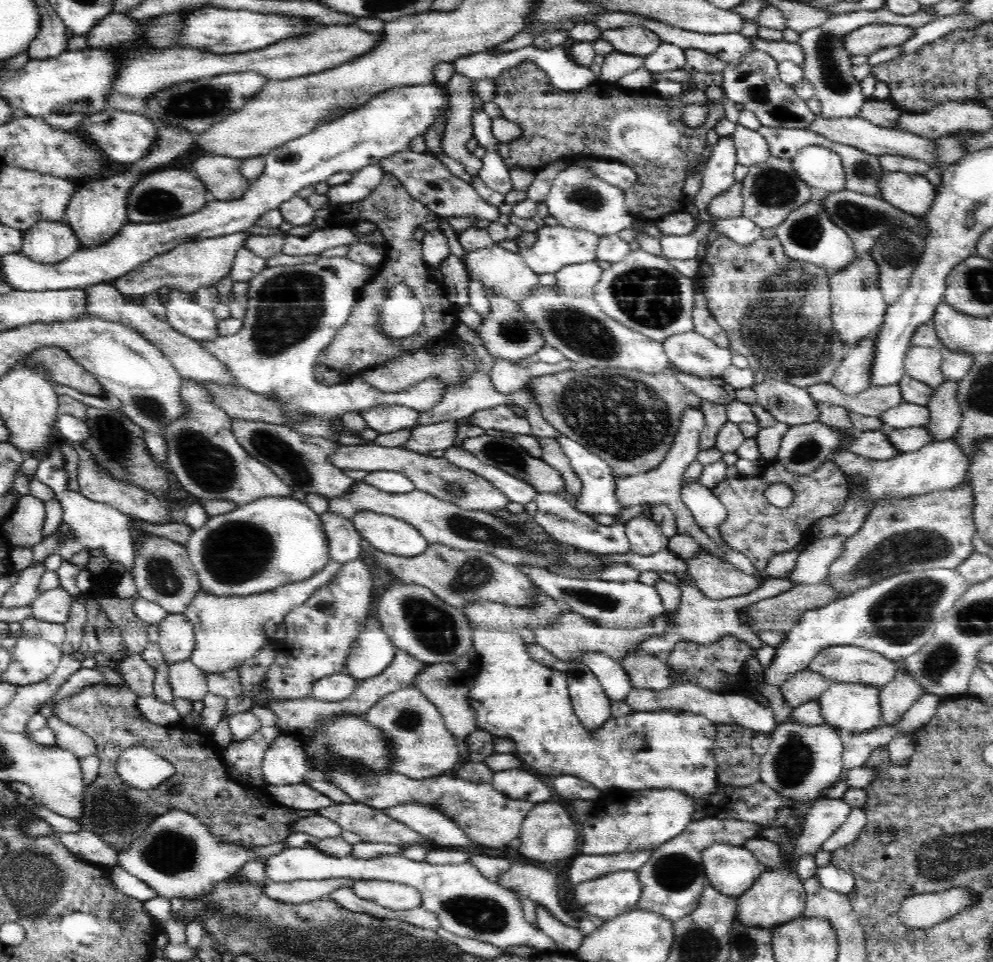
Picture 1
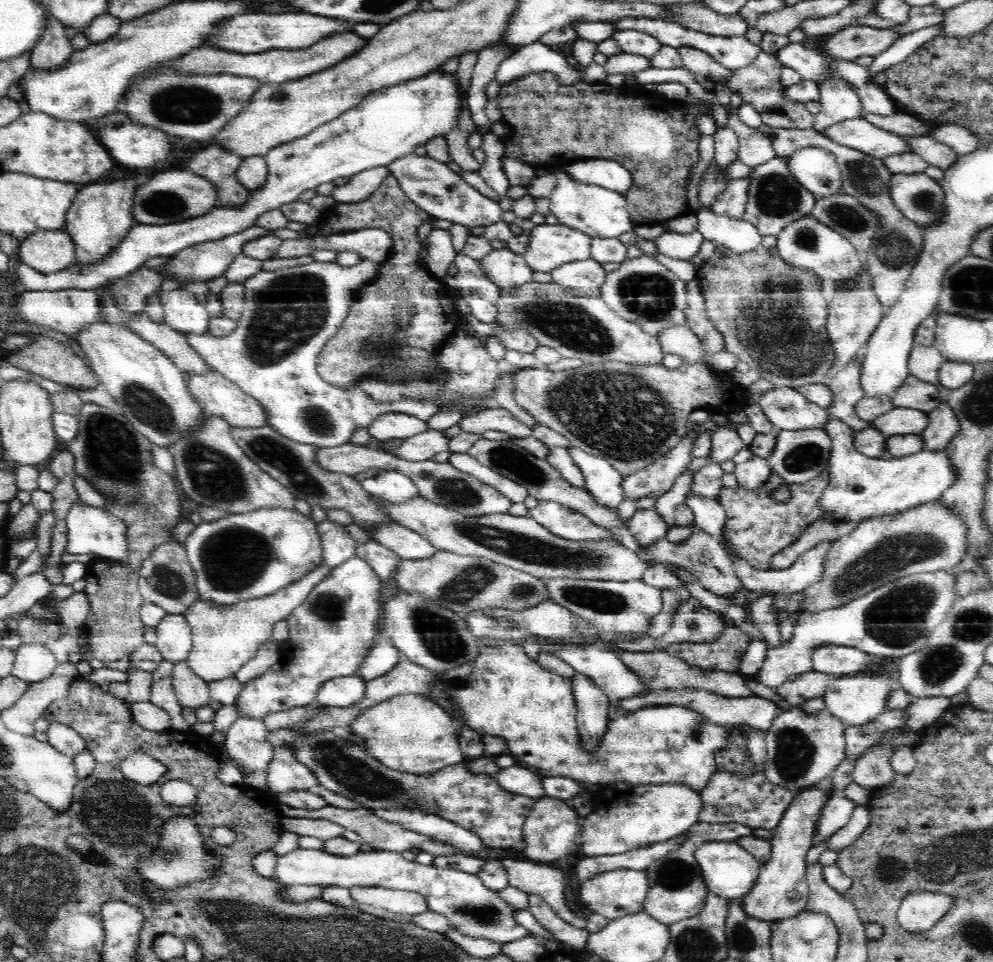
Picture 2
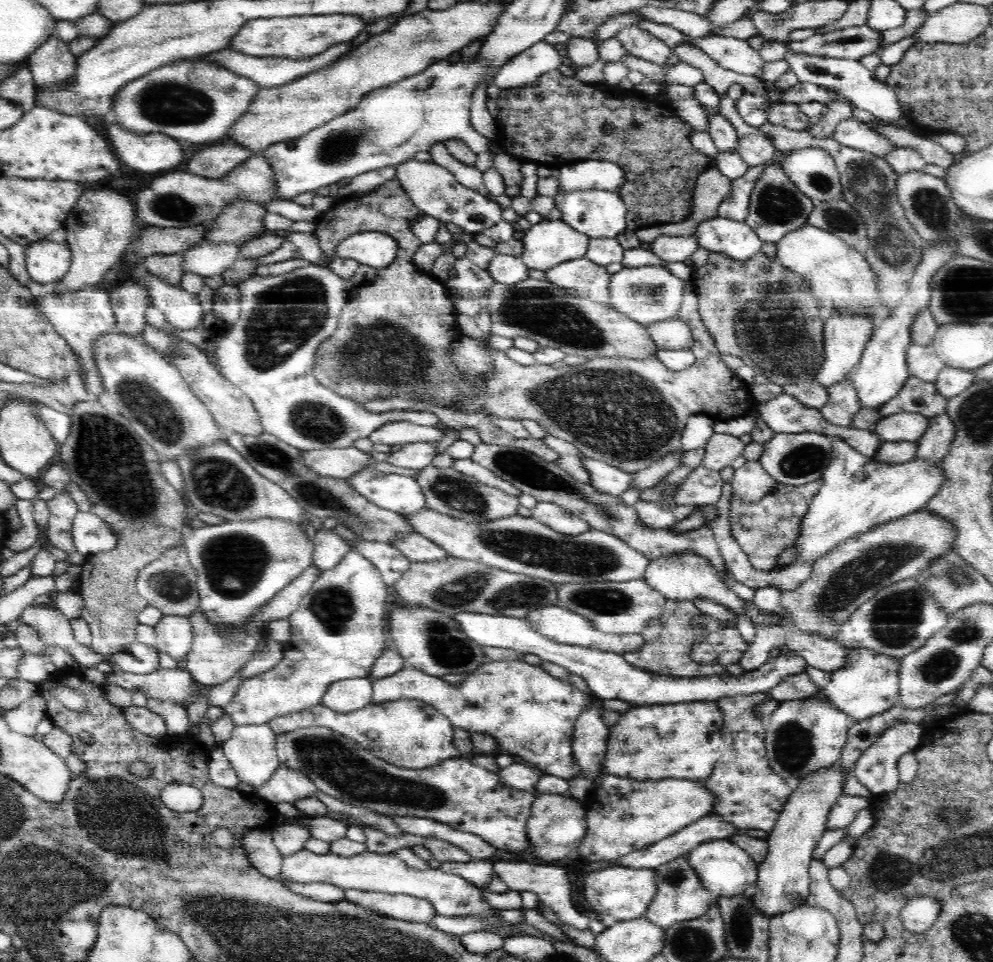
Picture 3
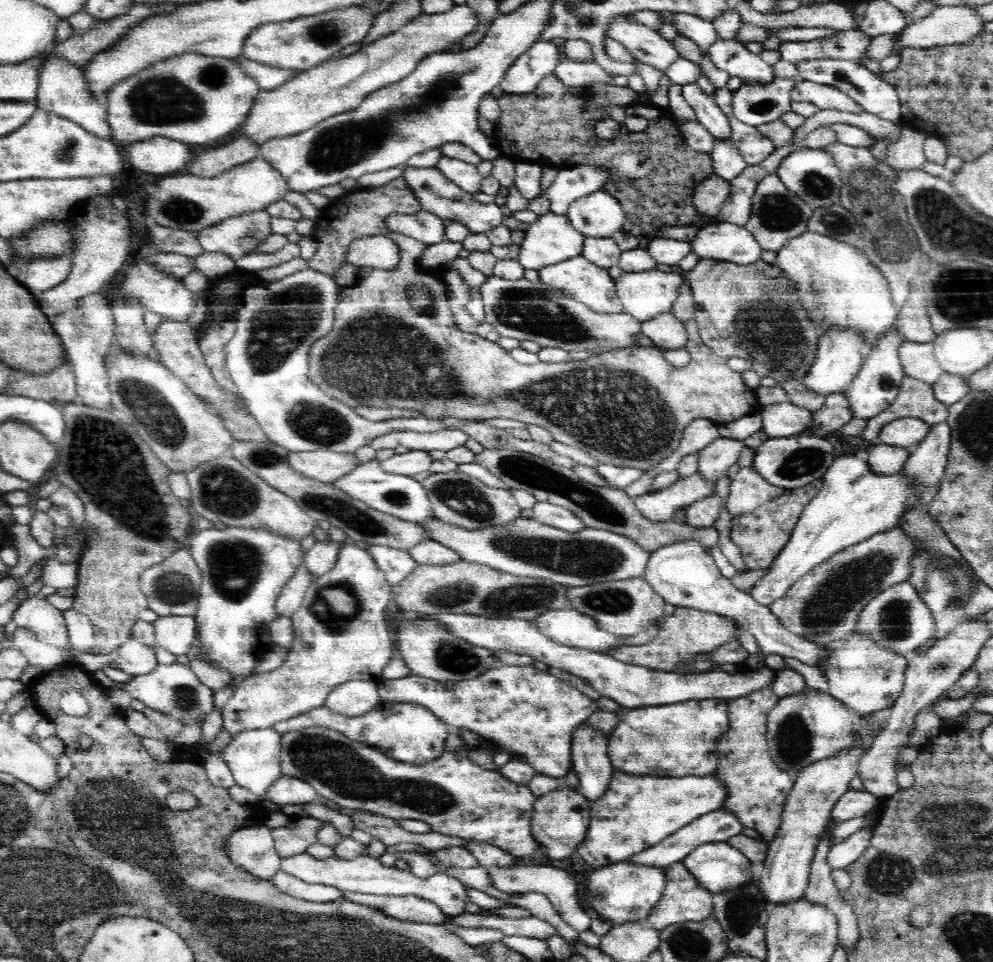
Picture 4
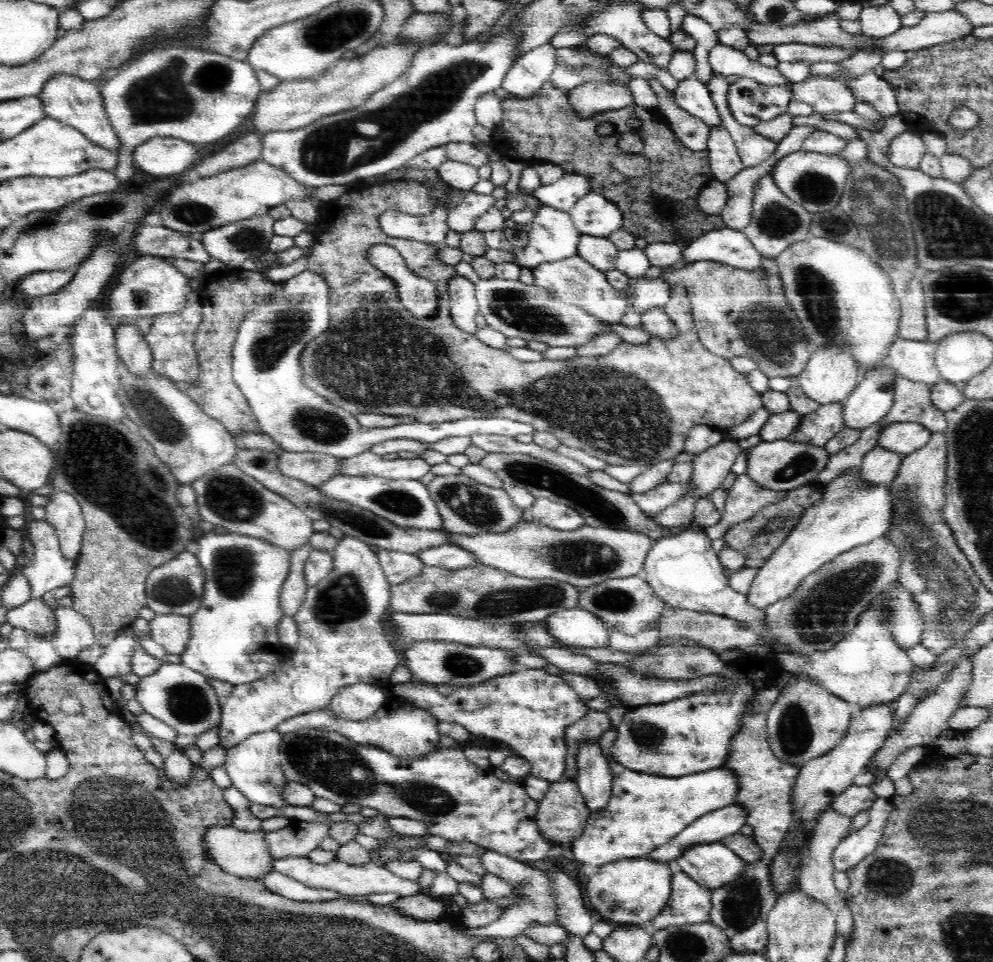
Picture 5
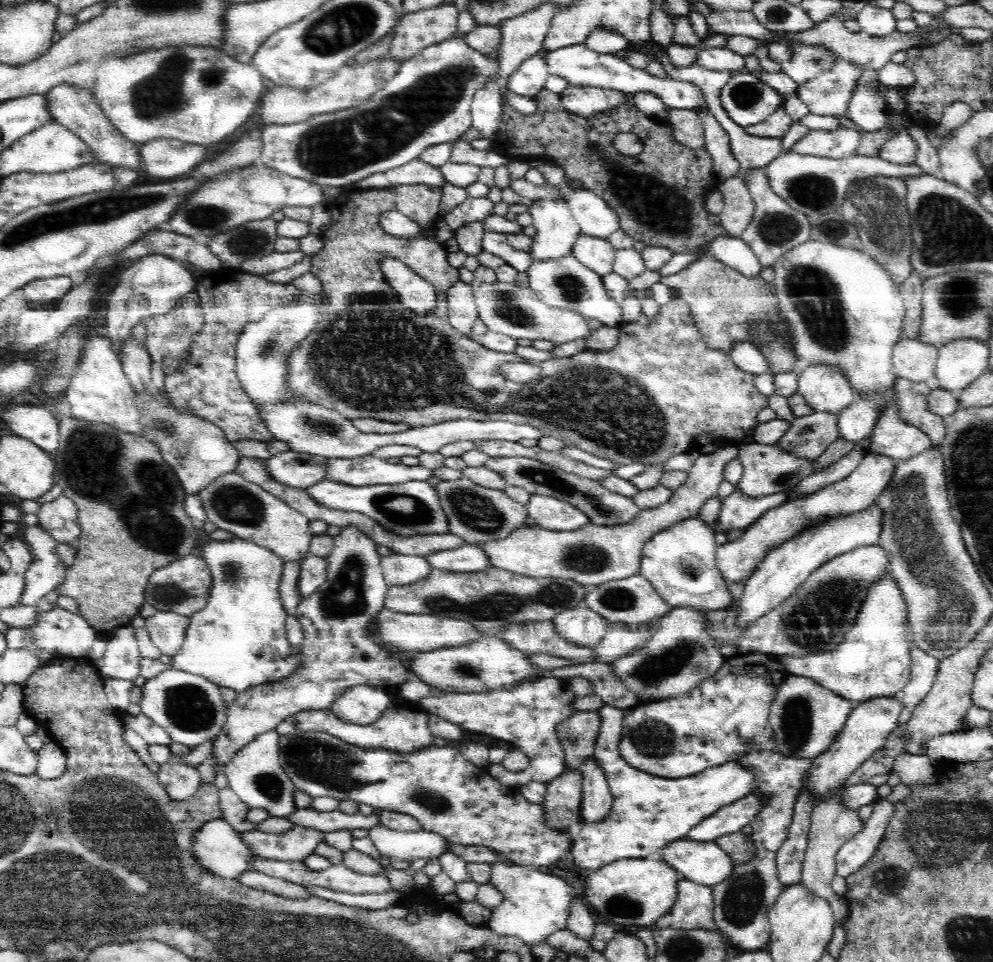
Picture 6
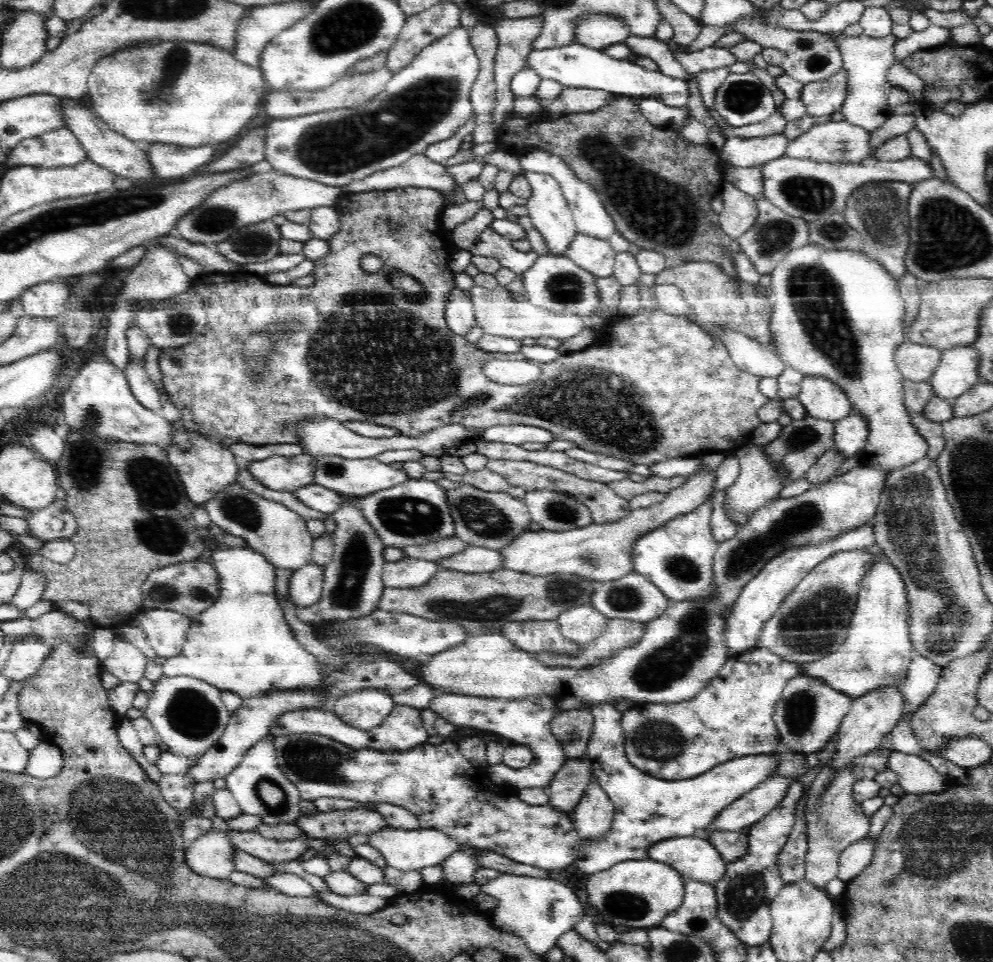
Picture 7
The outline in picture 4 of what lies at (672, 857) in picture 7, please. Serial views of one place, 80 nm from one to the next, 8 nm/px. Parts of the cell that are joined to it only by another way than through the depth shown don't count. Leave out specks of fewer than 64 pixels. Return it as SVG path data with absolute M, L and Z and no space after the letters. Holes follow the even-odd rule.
M726 841L700 844L681 861L713 893L736 889L752 878L751 860Z

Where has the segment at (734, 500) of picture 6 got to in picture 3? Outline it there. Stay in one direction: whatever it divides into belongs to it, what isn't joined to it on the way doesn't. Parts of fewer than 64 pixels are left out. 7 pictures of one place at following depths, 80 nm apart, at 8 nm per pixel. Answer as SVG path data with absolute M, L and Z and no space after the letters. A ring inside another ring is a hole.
M484 444L476 446L472 460L512 483L516 488L536 498L537 502L552 502L566 510L573 512L576 516L585 520L592 529L608 532L622 540L638 552L646 555L646 558L654 560L666 555L679 555L684 551L694 551L698 555L712 563L716 573L722 581L726 581L722 553L716 542L712 529L708 526L698 530L687 530L677 532L670 528L652 529L638 517L636 507L626 505L620 495L602 493L594 485L582 483L566 473L560 465L555 462L544 460L532 452L520 450L520 448L506 448ZM757 460L746 461L744 466L735 469L730 483L733 496L749 504L768 496L778 484Z

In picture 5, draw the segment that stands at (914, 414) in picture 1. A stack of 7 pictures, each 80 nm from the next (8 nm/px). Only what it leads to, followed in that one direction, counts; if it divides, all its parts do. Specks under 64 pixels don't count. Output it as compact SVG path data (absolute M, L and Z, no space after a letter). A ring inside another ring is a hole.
M895 422L879 432L877 446L906 456L928 444L932 432L915 422Z

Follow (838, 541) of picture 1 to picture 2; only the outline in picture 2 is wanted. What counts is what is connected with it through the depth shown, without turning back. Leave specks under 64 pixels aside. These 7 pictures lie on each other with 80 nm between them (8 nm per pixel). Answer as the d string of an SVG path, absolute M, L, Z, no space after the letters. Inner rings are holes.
M822 540L784 570L754 568L740 555L732 555L731 561L736 576L748 591L769 590L775 594L792 594L803 591L822 576L824 557L830 547L830 540Z

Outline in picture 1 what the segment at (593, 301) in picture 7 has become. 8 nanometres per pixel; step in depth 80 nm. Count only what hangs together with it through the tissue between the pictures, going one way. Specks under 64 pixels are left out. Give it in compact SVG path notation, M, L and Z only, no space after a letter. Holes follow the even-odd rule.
M596 260L562 267L555 272L557 285L570 296L594 297L596 284L600 282L603 268Z

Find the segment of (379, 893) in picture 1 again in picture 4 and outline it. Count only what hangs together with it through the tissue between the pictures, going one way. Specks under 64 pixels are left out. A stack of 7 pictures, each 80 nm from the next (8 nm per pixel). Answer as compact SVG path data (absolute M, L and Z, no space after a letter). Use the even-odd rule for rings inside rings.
M343 891L343 898L378 909L394 918L420 924L445 925L450 917L434 902L416 895L388 896Z

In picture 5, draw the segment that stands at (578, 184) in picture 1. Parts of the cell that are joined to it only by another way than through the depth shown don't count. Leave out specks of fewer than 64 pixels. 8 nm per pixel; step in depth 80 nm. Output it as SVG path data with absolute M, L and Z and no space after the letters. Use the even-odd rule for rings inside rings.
M593 191L578 198L569 214L581 235L608 238L623 226L623 213L608 198Z

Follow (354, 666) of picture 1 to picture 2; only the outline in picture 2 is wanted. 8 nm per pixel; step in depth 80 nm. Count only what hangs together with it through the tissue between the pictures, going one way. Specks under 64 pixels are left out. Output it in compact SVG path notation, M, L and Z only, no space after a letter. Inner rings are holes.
M382 630L376 634L376 638L376 643L364 660L364 665L356 674L366 682L391 672L402 656Z

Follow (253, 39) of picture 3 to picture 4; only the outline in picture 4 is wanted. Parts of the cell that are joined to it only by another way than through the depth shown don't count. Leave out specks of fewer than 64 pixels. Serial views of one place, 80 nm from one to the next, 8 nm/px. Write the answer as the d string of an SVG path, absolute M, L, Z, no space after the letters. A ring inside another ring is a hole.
M362 6L340 7L317 15L262 24L244 40L243 56L282 70L303 73L343 54L350 44L368 36L377 14Z

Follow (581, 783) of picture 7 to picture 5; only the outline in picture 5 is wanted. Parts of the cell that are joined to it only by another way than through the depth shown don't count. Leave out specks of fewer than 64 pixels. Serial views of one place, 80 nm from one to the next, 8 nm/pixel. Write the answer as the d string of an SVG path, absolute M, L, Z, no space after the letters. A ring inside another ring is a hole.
M562 779L554 781L550 790L538 802L536 826L542 831L542 835L546 839L556 843L555 853L557 854L562 852L562 848L566 848L566 846L571 848L571 842L580 836L590 817L591 813L587 809L583 795L580 793L577 780Z

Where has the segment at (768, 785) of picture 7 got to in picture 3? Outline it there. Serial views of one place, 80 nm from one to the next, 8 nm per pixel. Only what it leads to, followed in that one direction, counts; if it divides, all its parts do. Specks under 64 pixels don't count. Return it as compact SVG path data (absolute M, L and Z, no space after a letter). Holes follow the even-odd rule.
M710 813L709 815L699 818L695 823L689 824L686 828L679 830L675 835L667 836L647 847L630 852L626 856L622 856L622 858L616 858L616 860L612 860L614 864L606 864L606 866L622 865L630 868L656 869L658 866L662 866L662 864L674 860L674 858L680 858L680 856L687 855L691 850L694 850L696 846L703 842L727 840L732 834L736 835L737 830L738 828L736 825L718 817L718 815L714 815L714 813Z

